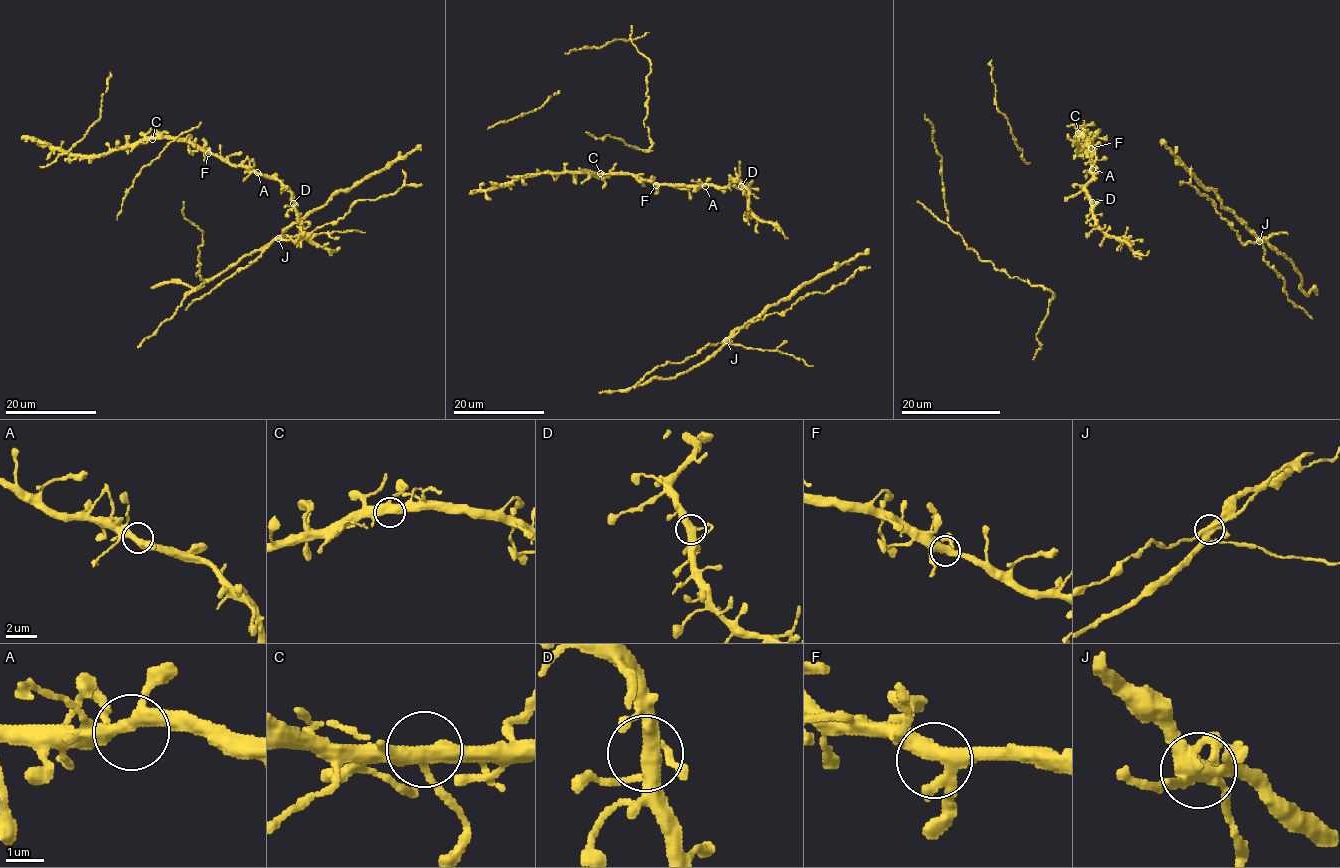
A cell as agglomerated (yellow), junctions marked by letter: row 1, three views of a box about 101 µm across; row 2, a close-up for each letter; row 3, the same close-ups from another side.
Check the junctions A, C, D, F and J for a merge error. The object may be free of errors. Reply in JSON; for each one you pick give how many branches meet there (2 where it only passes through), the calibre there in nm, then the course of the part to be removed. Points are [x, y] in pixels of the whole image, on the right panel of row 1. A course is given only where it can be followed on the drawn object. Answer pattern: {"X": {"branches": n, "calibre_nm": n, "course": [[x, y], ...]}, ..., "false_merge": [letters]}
{"J": {"branches": 6, "calibre_nm": 440, "course": [[1259, 240], [1222, 205], [1222, 200], [1212, 188], [1207, 188], [1160, 140]]}, "false_merge": ["J"]}

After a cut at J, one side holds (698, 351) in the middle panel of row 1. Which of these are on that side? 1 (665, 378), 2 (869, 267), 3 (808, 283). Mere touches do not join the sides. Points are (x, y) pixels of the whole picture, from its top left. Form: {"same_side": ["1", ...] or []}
{"same_side": ["2"]}

